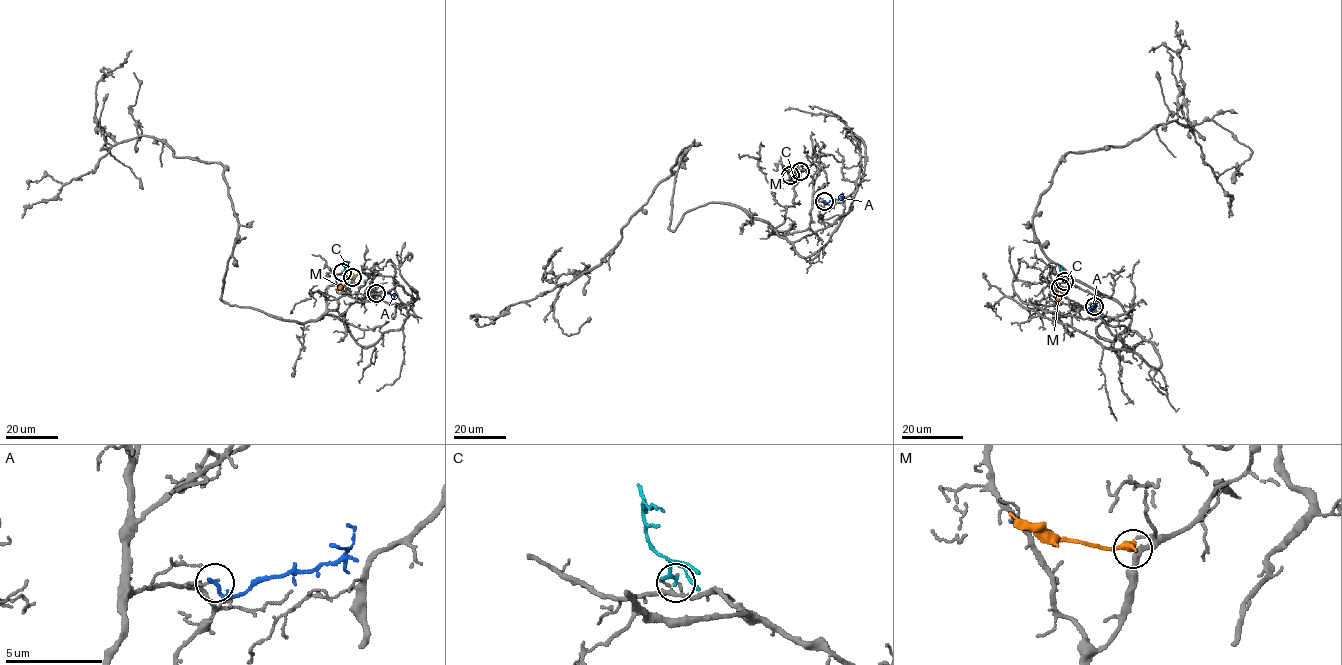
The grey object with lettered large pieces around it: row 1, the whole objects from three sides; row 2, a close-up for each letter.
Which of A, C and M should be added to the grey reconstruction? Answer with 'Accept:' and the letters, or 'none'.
Accept: none

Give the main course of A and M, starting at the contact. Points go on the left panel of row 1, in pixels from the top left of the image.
A: (376, 293), (394, 296)
M: (352, 277), (340, 280), (336, 292)

